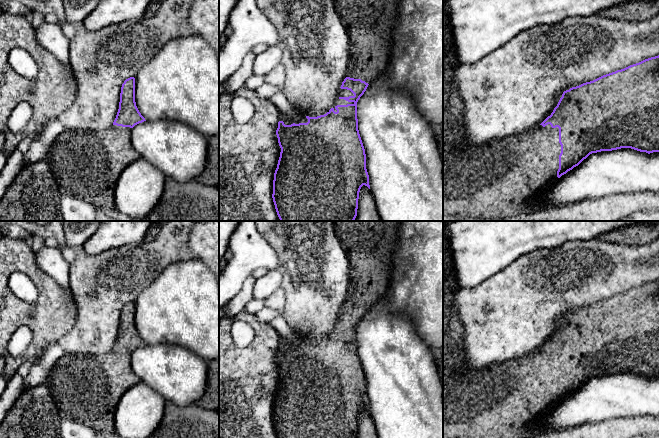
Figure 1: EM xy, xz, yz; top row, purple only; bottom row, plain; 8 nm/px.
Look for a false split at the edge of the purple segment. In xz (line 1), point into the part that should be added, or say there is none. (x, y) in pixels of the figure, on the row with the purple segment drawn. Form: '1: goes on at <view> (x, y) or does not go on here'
1: goes on at xz (369, 23)

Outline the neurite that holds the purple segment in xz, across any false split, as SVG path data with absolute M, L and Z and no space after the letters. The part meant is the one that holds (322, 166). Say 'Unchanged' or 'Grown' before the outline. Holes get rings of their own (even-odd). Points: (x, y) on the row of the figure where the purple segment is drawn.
Grown. M333 0L335 10L338 13L341 22L347 30L350 44L350 66L347 77L342 82L340 90L337 94L333 107L324 115L317 117L309 117L297 112L294 119L290 120L284 115L280 115L276 135L281 148L280 157L277 168L274 173L273 180L273 202L280 221L354 221L357 216L359 192L363 185L370 189L369 175L366 169L365 149L358 130L357 119L357 102L366 91L368 85L374 82L383 70L387 67L388 55L392 43L392 30L397 21L397 6L399 0Z

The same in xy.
Grown. M130 77L121 87L119 109L113 125L103 131L65 130L46 153L45 159L62 195L86 200L97 208L115 207L114 191L122 171L140 156L131 144L132 128L146 121L135 102L135 78Z

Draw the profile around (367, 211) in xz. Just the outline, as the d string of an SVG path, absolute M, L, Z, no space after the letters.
M365 185L359 192L357 216L354 221L382 221L371 191Z

